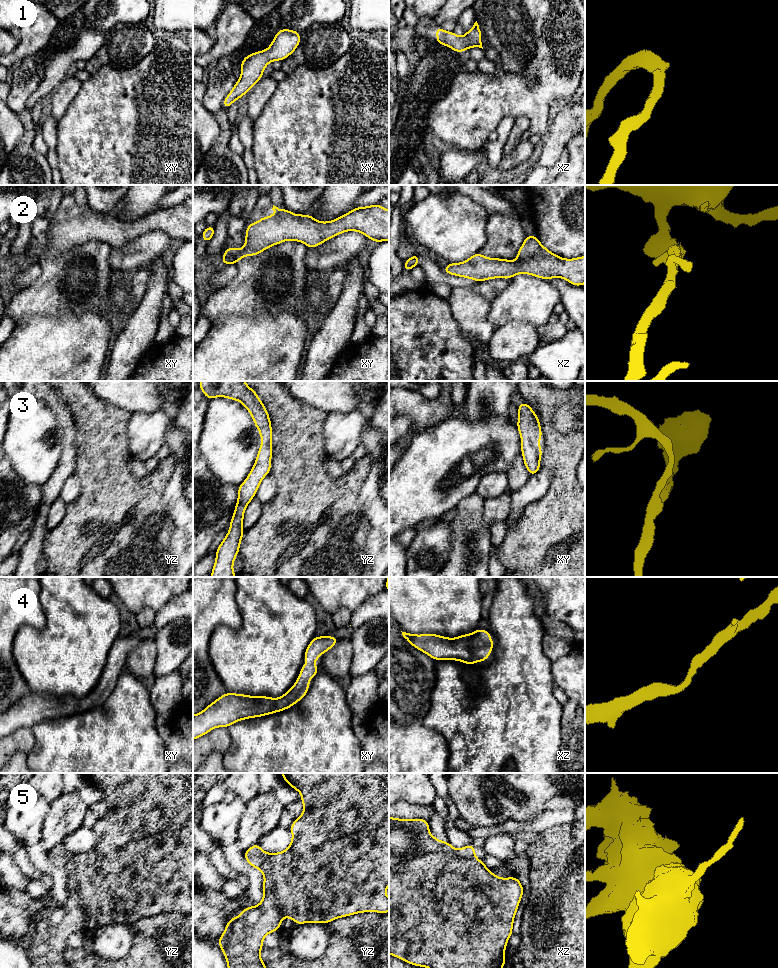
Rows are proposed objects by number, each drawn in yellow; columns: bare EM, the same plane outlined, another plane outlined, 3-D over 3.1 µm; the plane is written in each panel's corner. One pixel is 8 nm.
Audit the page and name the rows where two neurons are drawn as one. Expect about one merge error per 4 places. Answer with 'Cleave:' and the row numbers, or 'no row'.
Cleave: no row

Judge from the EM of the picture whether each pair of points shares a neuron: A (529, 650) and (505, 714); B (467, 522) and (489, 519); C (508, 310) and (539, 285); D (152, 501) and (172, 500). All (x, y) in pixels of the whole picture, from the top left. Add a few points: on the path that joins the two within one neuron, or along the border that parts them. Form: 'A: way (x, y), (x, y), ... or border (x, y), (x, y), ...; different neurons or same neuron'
A: way (520, 666), (520, 678), (515, 691), (515, 698); same neuron
B: border (483, 500), (483, 521), (489, 529); different neurons
C: way (516, 302), (525, 299), (531, 293); same neuron
D: border (168, 479), (162, 494), (162, 506), (172, 522); different neurons

